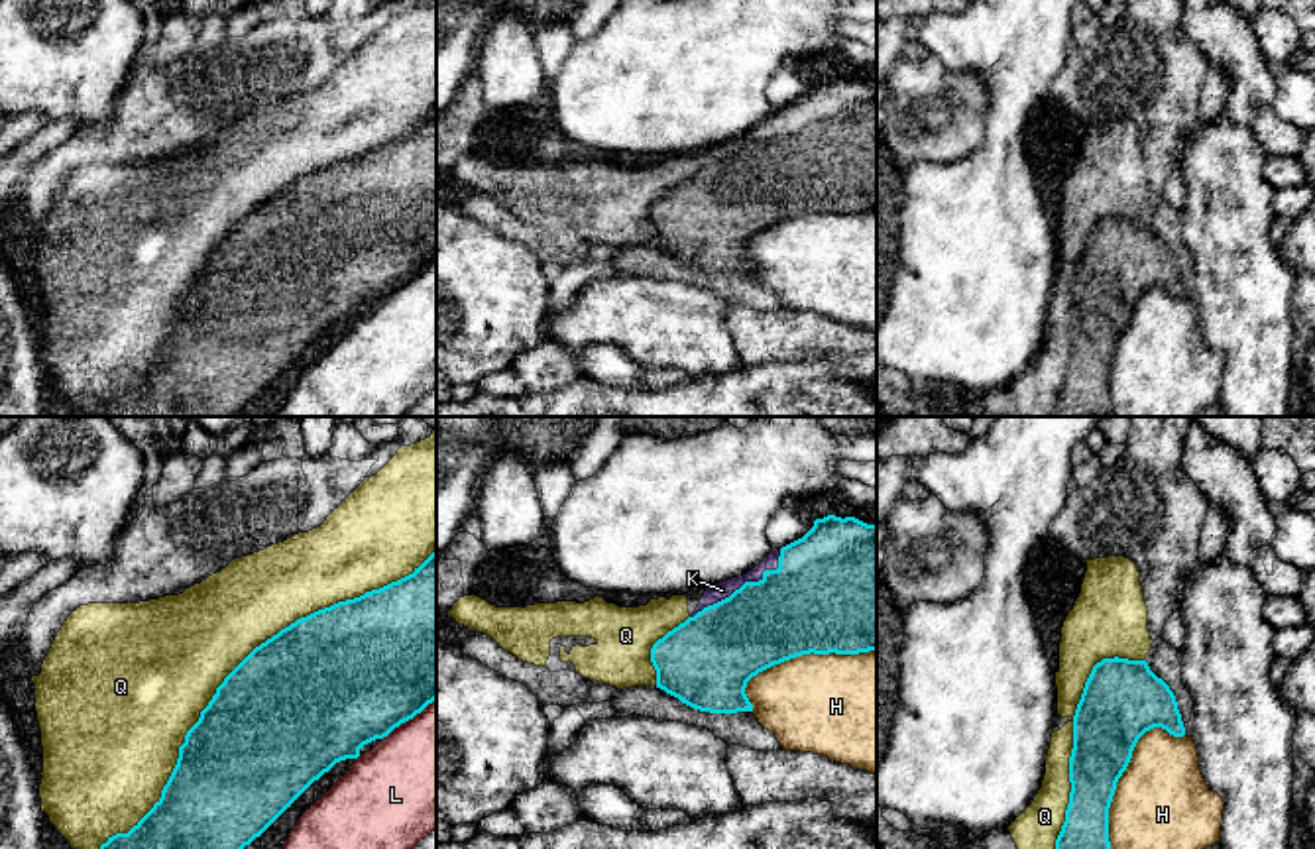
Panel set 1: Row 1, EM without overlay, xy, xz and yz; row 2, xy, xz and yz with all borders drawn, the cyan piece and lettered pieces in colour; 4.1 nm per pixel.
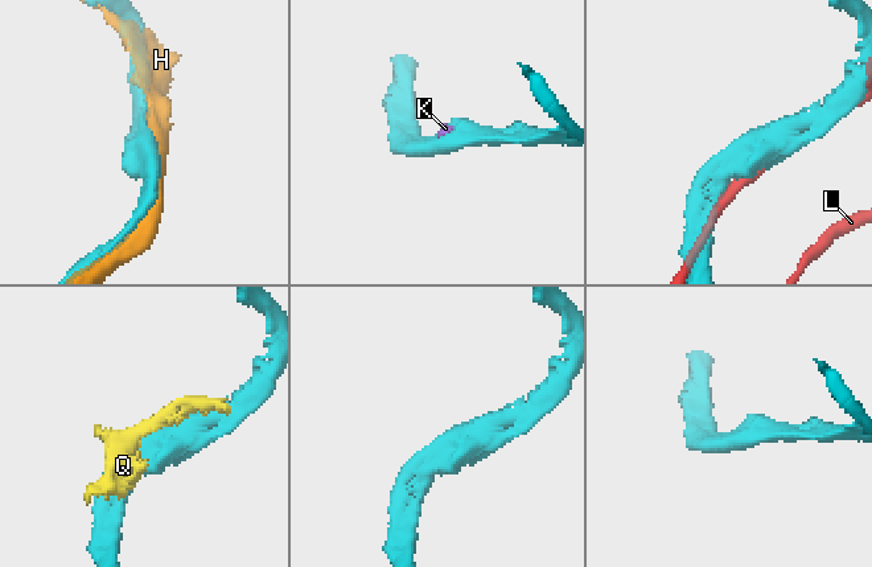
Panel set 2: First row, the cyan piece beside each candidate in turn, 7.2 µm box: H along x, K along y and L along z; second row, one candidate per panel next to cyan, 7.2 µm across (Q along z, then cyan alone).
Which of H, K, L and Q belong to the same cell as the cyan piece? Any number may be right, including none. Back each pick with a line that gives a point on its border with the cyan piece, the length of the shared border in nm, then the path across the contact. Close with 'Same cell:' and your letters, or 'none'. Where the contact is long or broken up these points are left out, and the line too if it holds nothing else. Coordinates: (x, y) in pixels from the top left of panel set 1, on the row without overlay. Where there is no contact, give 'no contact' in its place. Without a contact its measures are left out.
Same cell: none

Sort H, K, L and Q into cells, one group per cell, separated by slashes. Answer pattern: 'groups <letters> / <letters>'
groups H / K Q / L

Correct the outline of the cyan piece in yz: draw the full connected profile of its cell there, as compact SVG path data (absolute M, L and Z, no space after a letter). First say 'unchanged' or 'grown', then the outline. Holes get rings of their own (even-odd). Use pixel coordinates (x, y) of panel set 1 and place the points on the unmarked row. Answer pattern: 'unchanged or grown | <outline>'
unchanged | M1115 216L1097 222L1073 275L1071 352L1054 417L1111 413L1109 368L1116 342L1138 299L1154 287L1185 295L1170 246L1146 220Z

